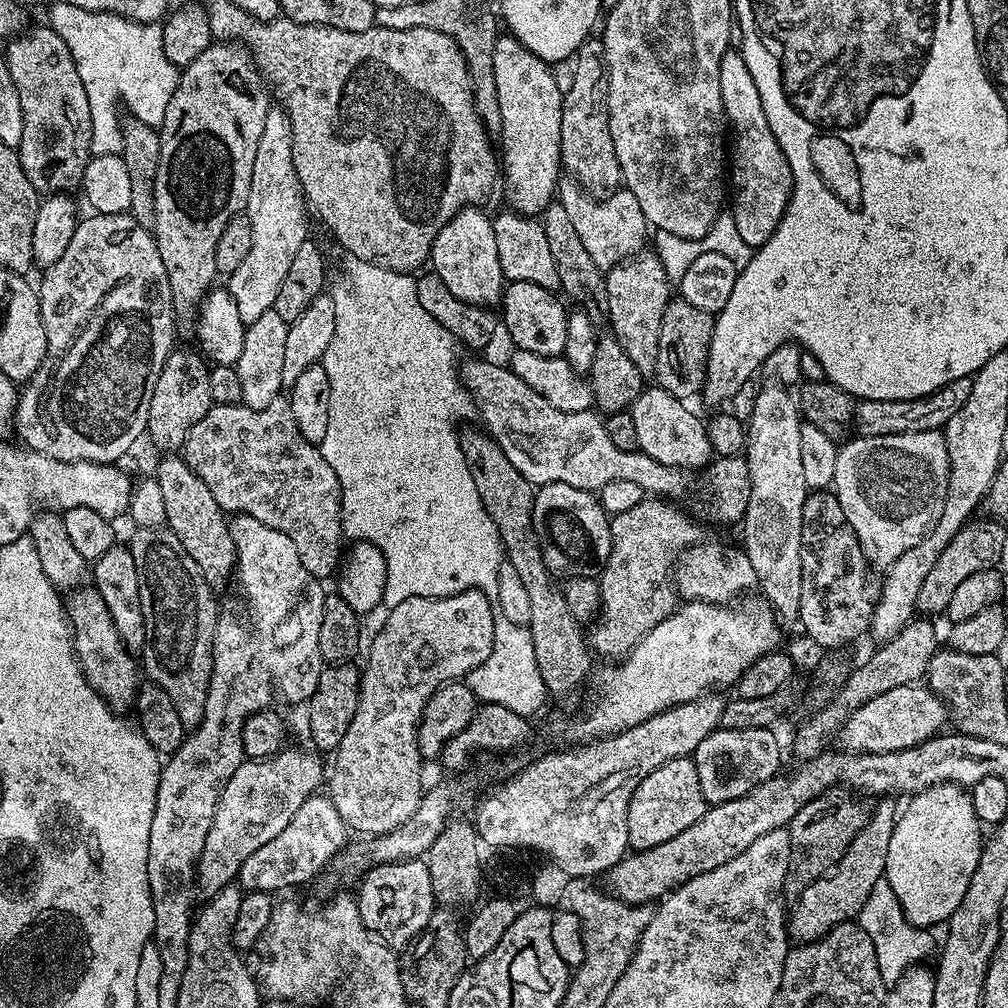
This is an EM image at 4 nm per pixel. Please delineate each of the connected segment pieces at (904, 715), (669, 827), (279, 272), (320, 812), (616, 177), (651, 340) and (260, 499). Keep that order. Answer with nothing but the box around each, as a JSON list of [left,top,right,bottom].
[[838,684,949,752],[626,756,709,852],[226,106,310,326],[238,794,346,894],[560,38,622,194],[604,254,670,378],[182,397,344,581]]

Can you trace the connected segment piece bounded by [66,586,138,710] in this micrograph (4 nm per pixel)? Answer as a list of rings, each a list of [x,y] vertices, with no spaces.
[[[88,586],[85,592],[80,591],[76,590],[71,593],[72,601],[67,601],[66,608],[70,613],[70,628],[74,633],[74,652],[84,671],[84,676],[88,679],[89,686],[99,696],[103,696],[112,709],[131,709],[138,689],[137,657],[125,648],[102,598],[96,593],[95,587]]]

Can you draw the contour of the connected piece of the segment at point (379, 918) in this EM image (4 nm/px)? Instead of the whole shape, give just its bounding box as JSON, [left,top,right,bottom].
[354,859,437,950]

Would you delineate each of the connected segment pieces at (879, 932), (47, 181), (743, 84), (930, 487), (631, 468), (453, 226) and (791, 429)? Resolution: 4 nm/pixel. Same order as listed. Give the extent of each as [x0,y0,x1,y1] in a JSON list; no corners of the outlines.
[[858,879,933,986],[2,27,92,194],[718,50,792,250],[831,430,948,570],[462,360,688,498],[430,206,506,306],[742,382,810,624]]

